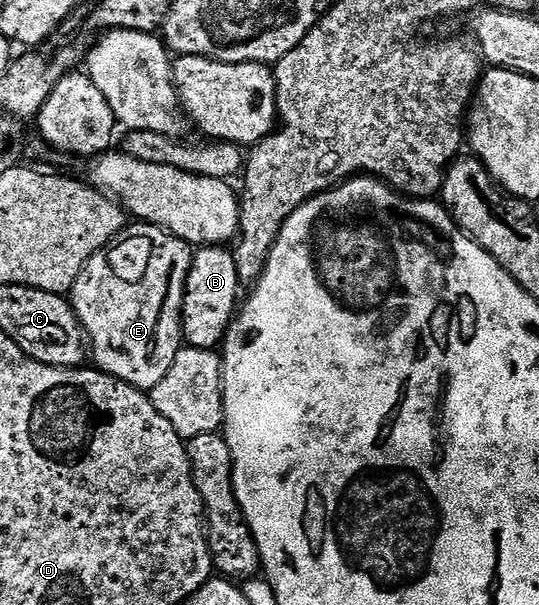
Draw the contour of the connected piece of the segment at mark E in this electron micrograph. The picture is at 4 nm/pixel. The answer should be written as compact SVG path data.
M136 222L124 231L102 252L96 252L74 282L70 303L80 325L84 327L90 356L95 367L108 376L118 378L141 390L151 390L166 378L176 355L182 347L180 311L184 305L184 287L192 268L193 249L184 240L154 224Z

